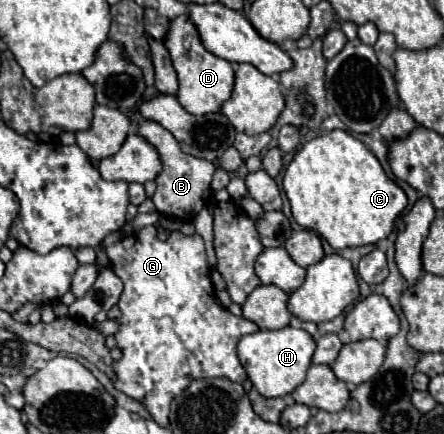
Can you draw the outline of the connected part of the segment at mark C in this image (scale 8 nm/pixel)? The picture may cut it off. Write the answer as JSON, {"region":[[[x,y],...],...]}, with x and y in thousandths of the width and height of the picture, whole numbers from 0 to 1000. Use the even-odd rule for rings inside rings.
{"region":[[[755,297],[745,306],[691,325],[678,339],[678,348],[664,353],[660,371],[642,389],[637,435],[655,468],[660,505],[678,523],[723,541],[750,574],[813,569],[867,551],[885,532],[885,514],[894,495],[917,477],[917,454],[908,435],[867,403],[845,357],[827,348],[809,320],[800,320],[791,306],[768,297]]]}

